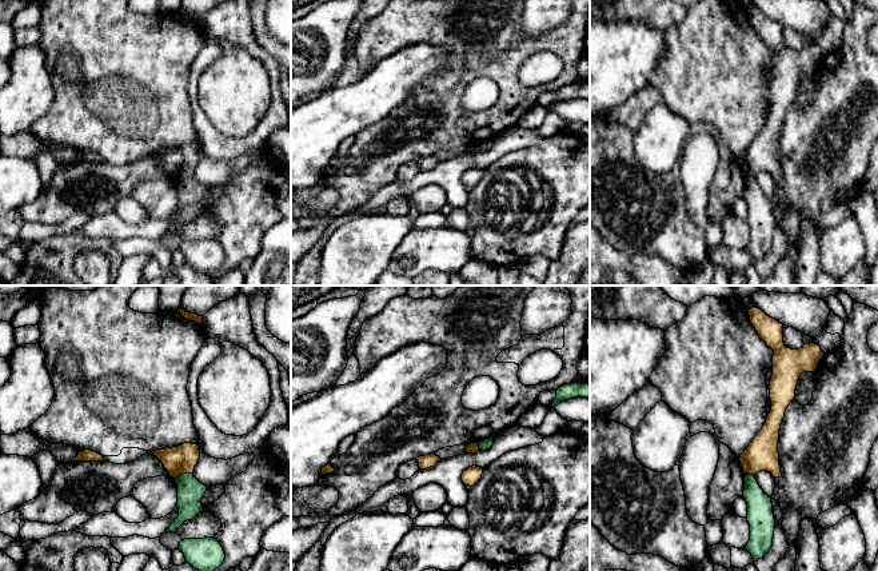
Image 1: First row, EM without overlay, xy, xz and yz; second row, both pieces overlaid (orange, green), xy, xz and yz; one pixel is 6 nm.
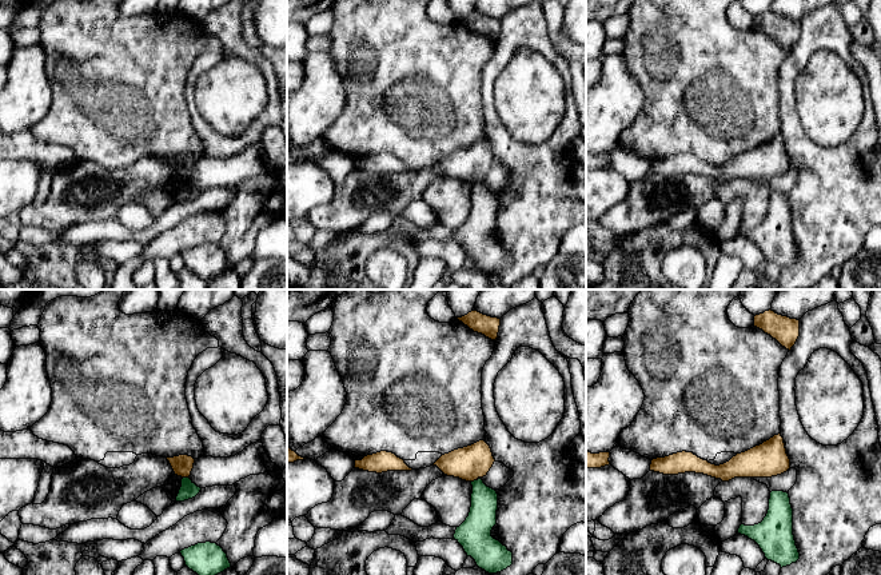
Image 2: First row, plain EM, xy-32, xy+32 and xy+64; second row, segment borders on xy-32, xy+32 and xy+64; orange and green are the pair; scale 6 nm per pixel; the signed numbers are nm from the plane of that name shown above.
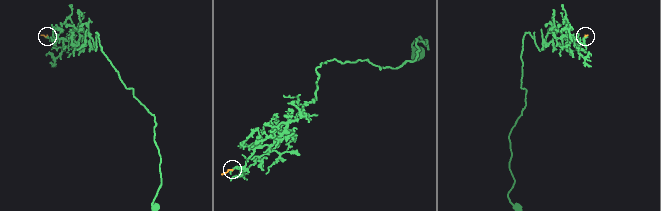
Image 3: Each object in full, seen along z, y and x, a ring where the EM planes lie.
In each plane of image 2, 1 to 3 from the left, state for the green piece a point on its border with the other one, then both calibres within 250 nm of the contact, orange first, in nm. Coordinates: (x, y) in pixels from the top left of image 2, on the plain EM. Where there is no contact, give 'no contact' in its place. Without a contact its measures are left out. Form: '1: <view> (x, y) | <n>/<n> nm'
1: xy-32 (186, 178) | 120/110 nm
2: xy+32 (473, 182) | 200/170 nm
3: no contact

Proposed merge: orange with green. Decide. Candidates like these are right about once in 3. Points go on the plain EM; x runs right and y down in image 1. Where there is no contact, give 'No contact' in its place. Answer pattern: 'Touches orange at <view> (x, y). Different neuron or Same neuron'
Touches orange at xy (183, 174). Different neuron

